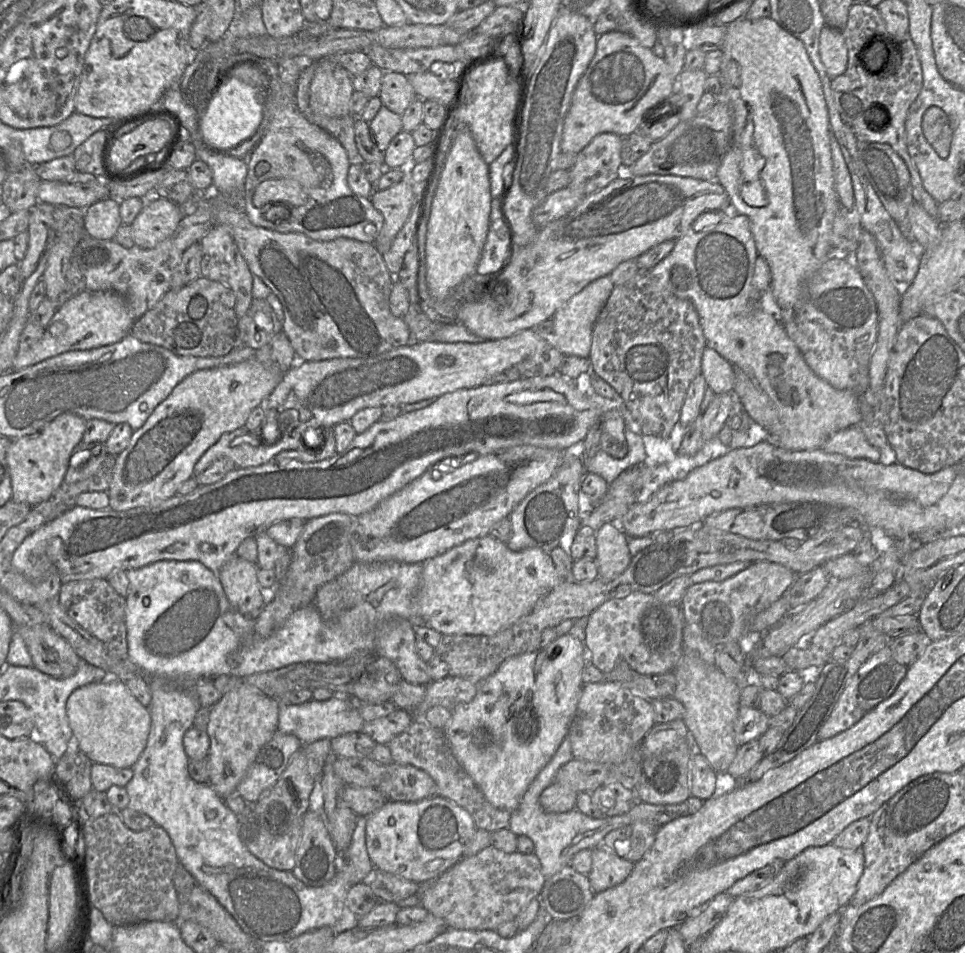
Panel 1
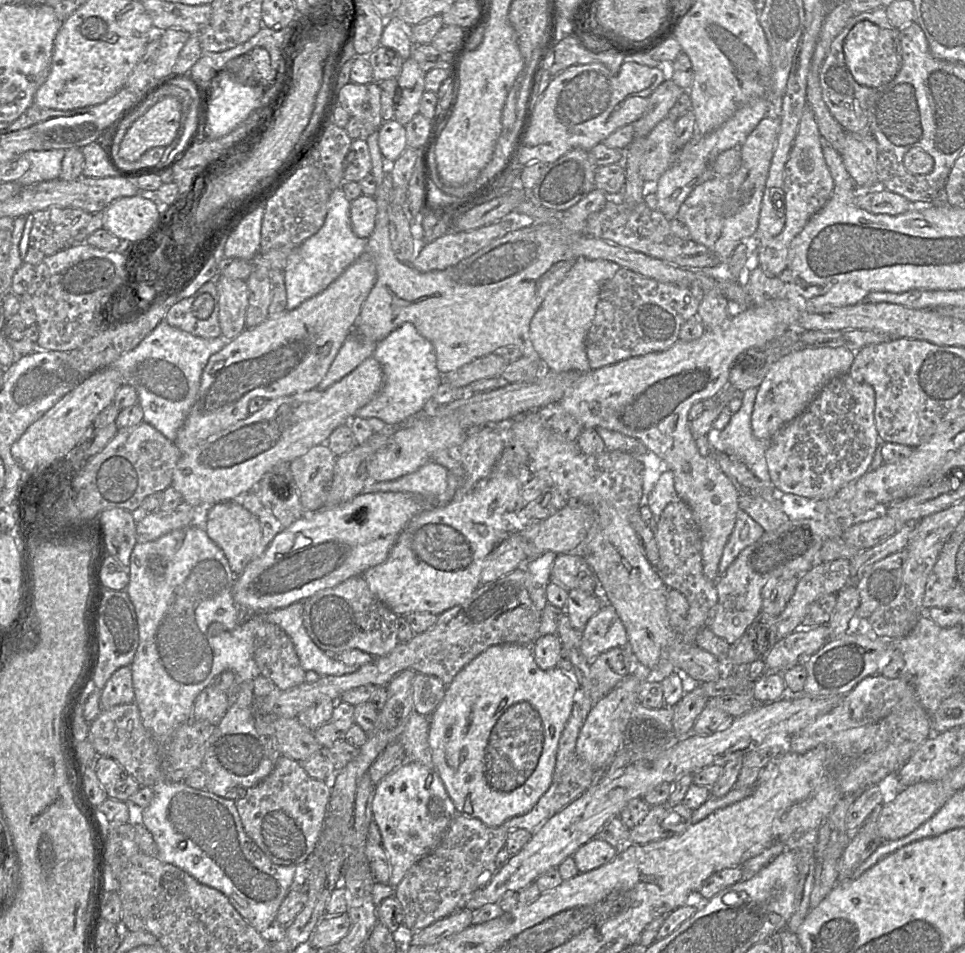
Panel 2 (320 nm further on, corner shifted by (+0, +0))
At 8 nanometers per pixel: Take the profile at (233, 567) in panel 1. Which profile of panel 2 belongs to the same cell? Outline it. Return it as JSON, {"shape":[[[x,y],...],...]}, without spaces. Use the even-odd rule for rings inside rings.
{"shape":[[[235,500],[213,505],[207,513],[205,531],[223,551],[231,570],[240,575],[249,562],[262,555],[266,549],[258,516],[252,514]]]}

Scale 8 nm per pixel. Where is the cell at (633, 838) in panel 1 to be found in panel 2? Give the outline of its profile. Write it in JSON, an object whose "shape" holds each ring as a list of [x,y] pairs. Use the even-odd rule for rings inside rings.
{"shape":[[[681,803],[653,806],[638,825],[629,829],[629,843],[645,844],[682,833],[693,824],[691,814]]]}

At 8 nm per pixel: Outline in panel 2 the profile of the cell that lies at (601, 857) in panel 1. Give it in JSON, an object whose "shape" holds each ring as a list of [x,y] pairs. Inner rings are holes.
{"shape":[[[592,838],[580,846],[572,855],[579,873],[597,869],[614,859],[620,848],[604,840]]]}

